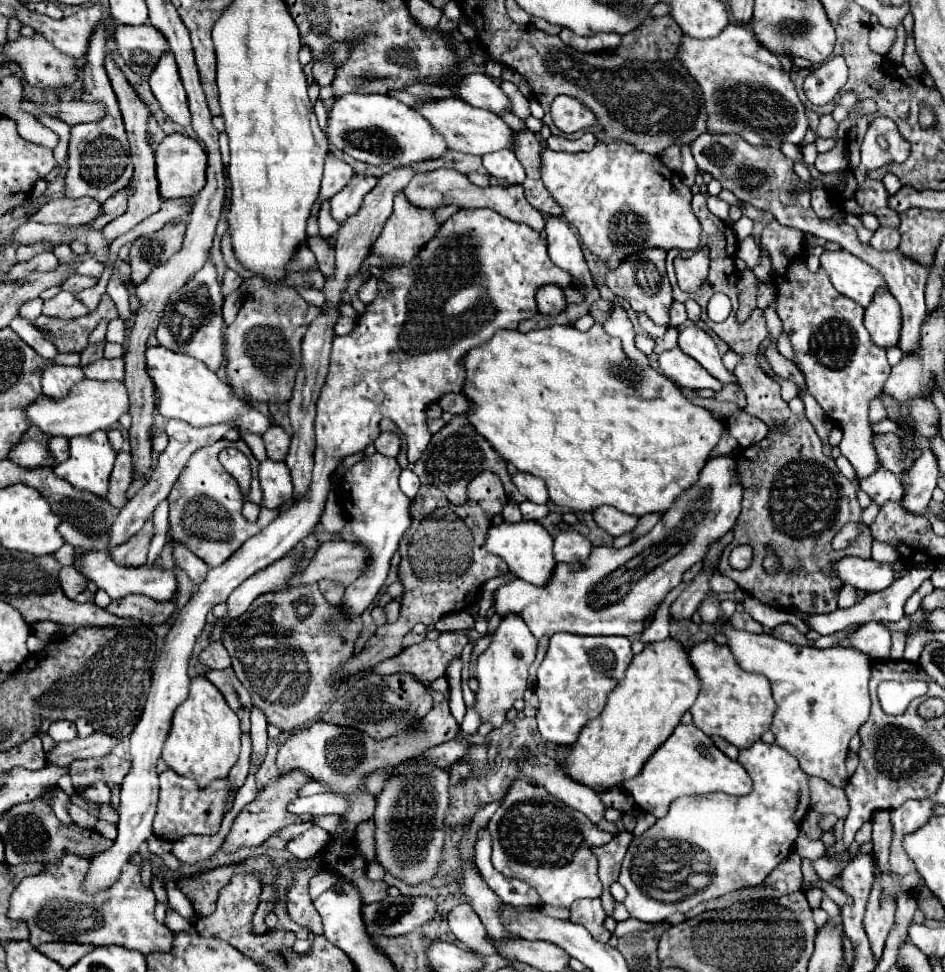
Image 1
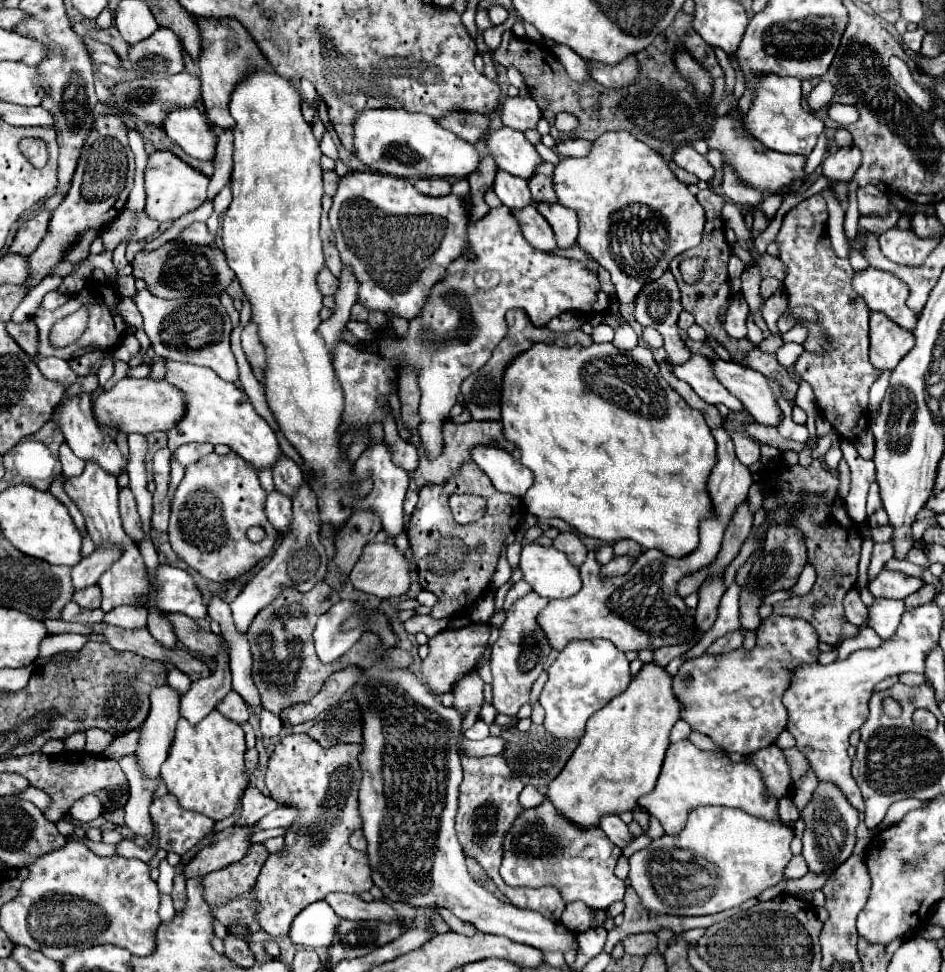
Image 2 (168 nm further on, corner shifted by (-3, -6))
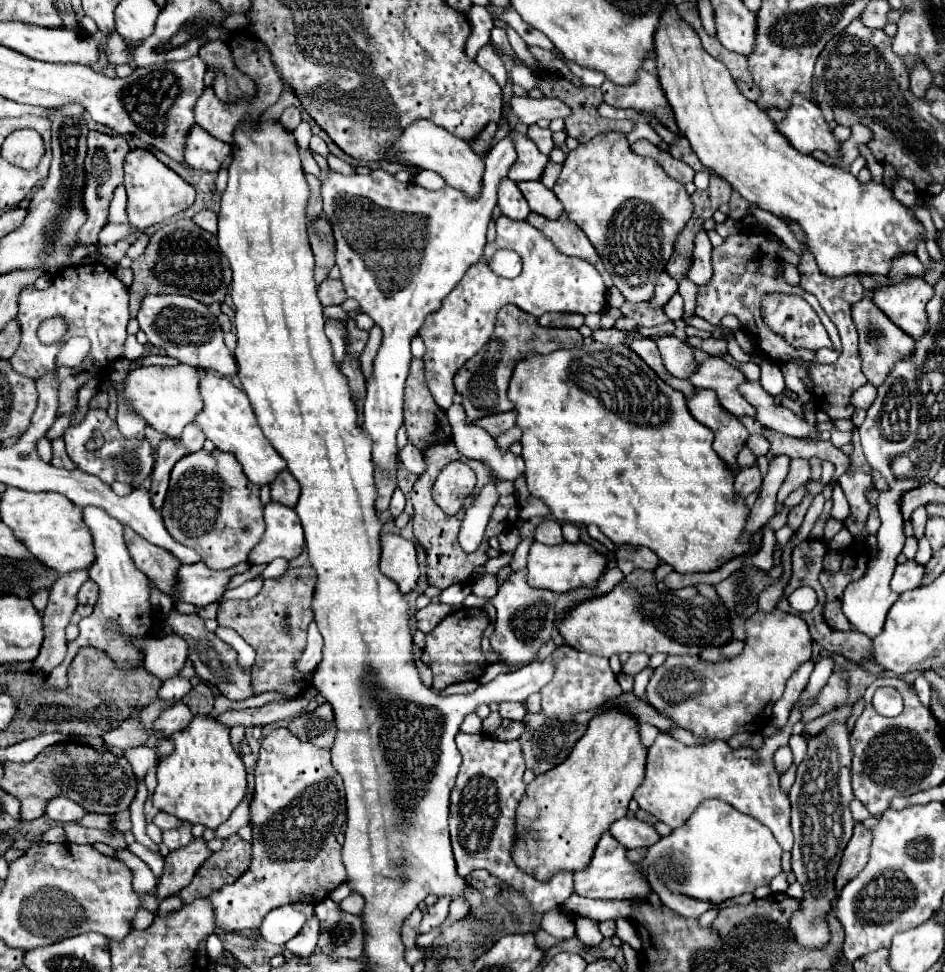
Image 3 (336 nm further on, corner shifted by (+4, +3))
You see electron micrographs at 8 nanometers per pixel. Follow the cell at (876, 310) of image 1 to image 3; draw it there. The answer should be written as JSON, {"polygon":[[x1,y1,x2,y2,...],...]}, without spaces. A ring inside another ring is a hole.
{"polygon":[[862,298,860,302,856,302,852,306,852,318,854,324,858,328,858,336,860,336,860,356,862,356,862,372,866,374,868,382,878,386,880,382,884,382,884,376,888,376,892,364,904,356,908,356,908,352,912,352,914,348,914,338,908,336,906,332,902,332,900,328,896,328,896,324,892,324,884,312,880,312,880,308,876,308,872,304,872,300]]}

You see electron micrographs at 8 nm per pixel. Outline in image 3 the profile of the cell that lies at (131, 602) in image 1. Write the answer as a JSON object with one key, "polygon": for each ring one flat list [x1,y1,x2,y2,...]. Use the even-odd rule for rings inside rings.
{"polygon":[[172,612,170,620,172,620,174,634,182,636,188,642,188,658,192,660,196,674,200,678,216,684,218,690,230,700,244,700,244,698,254,696,252,688,250,688,250,672,248,670,242,672,236,664,236,650,230,644,222,642,214,632,206,630,204,620,200,616,186,616,186,614]]}

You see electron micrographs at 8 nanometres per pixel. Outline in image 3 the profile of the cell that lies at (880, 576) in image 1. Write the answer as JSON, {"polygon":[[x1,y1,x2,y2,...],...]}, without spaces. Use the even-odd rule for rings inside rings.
{"polygon":[[908,560,908,562,896,566,894,576,890,580,890,588,894,592,898,592,898,594,914,590,914,588,920,586,922,576,924,576,924,566,918,564,918,562,914,562,914,560]]}

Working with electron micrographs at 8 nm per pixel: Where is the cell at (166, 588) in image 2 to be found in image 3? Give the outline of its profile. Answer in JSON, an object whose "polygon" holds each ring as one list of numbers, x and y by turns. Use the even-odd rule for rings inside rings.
{"polygon":[[202,562,196,564,180,564,176,572,176,590,172,598,176,602,188,602,194,606,206,606,212,602,218,602,220,596,224,594,224,588,230,580,230,576,240,574,248,570,250,564,240,564,232,570,210,570]]}

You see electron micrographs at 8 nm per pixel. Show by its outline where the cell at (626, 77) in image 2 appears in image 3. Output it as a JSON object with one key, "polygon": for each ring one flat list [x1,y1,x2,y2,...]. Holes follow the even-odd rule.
{"polygon":[[638,70,636,80,628,86,618,86,606,80,602,84,602,92,606,104,612,104,616,108,634,108,638,112,652,112,668,130,678,132,658,78,648,74,646,70]]}

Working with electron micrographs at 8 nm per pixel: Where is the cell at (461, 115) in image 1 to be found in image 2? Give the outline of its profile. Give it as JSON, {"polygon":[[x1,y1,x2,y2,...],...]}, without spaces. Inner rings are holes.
{"polygon":[[509,127,493,131,487,137,485,145,495,157,499,169,521,179,531,179,531,173,535,173,539,163,543,163,541,155,525,139,525,135]]}

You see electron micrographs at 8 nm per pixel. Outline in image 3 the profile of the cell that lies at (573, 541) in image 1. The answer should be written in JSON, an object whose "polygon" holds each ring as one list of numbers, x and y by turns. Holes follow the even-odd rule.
{"polygon":[[556,520,540,522,534,532,534,538,542,544,564,544,562,528,560,528,560,522,556,522]]}

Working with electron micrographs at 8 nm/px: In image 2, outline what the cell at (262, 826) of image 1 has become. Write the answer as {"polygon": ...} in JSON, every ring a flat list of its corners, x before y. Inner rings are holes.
{"polygon":[[229,827,217,833,209,845,201,847,197,855,183,865,185,879,195,877,195,873,199,873,199,877,205,877,211,871,239,861,239,857,243,857,251,845,249,837,251,827]]}

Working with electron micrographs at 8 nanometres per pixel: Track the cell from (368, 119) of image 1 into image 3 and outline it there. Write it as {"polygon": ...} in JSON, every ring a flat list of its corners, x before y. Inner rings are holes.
{"polygon":[[422,118,422,120,412,122,410,126,406,126,406,130,402,130,396,136,394,144,388,146,388,150,384,152,382,160,398,162,398,164,408,164,408,166,416,166,416,168,426,168,426,170,434,170,450,186,460,188,468,196,476,196,476,192,480,192,480,180,482,180,482,172,484,172,482,158,470,148,470,144,466,140,456,138,446,128,436,126,432,120,424,120]]}

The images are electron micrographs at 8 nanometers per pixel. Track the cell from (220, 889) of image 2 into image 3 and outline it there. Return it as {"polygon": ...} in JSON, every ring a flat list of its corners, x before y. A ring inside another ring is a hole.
{"polygon":[[238,834,230,836,220,852,214,852,196,872,194,880,180,890,182,902,192,902,196,896,210,896,226,884,240,878,252,860,252,844]]}

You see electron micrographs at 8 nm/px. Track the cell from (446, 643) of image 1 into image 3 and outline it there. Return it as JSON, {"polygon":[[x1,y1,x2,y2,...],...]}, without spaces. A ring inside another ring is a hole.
{"polygon":[[462,608,446,616,432,632,426,634,426,644,422,648,422,662,430,666,434,674,432,690,440,692,448,684,464,682,464,680,478,680,486,668,486,658,480,650,480,638,484,628,488,626,488,616,482,608]]}

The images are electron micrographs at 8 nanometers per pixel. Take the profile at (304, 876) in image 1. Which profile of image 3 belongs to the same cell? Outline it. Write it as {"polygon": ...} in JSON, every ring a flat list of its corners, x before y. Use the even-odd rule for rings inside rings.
{"polygon":[[274,728,260,742,260,756,256,764,256,790,252,798,252,864,248,872,236,882,220,888,210,896,216,908,216,926,224,930,260,928,266,914,290,902,318,904,328,894,348,880,342,864,342,846,336,840,340,826,346,822,346,794,342,776,330,762,330,748,296,740,288,728]]}

